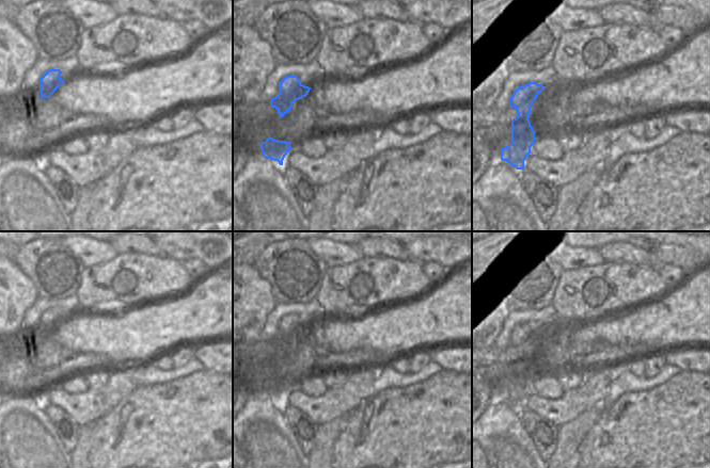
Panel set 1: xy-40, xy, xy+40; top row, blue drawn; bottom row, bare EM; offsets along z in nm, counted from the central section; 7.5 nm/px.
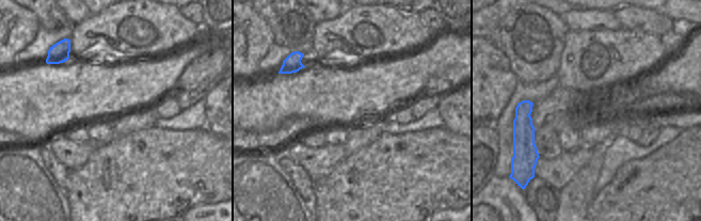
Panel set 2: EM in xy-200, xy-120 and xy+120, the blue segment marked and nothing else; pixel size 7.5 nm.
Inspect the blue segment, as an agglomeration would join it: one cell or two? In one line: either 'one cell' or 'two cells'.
one cell

